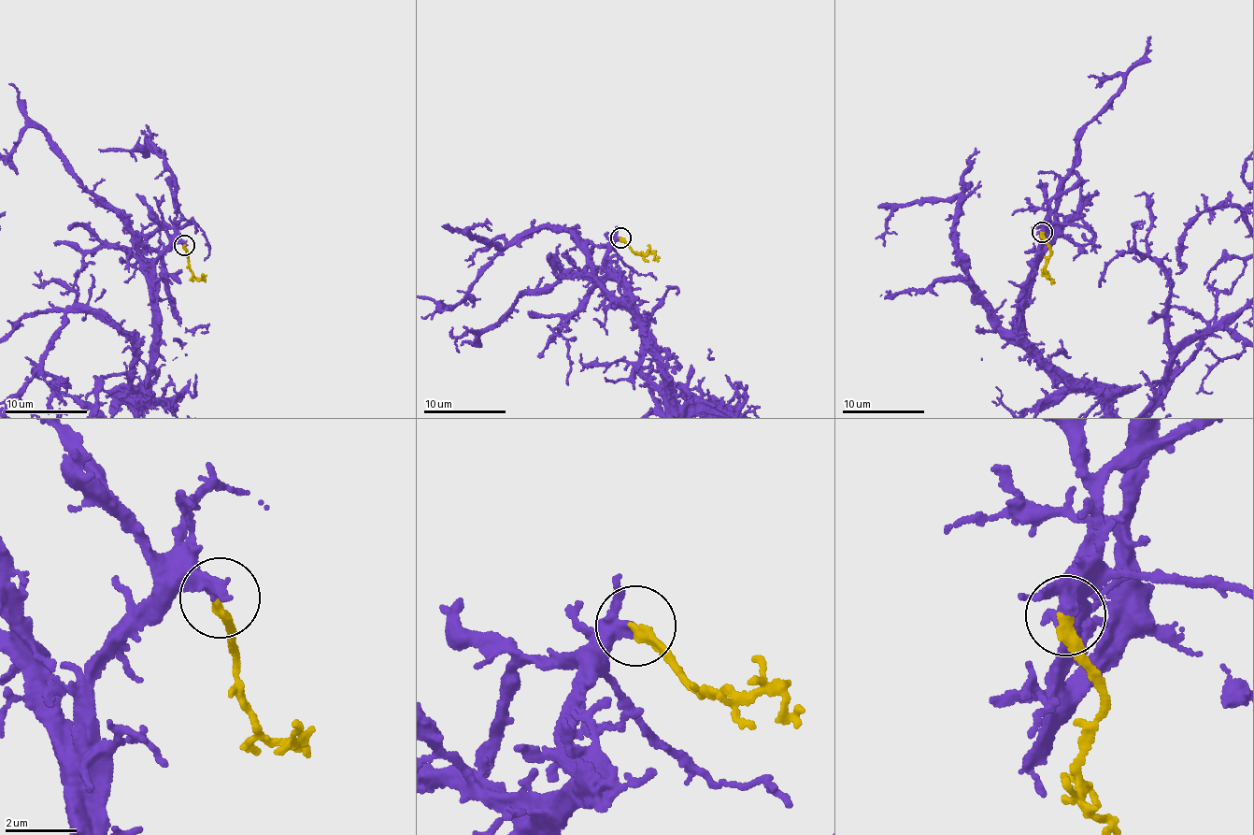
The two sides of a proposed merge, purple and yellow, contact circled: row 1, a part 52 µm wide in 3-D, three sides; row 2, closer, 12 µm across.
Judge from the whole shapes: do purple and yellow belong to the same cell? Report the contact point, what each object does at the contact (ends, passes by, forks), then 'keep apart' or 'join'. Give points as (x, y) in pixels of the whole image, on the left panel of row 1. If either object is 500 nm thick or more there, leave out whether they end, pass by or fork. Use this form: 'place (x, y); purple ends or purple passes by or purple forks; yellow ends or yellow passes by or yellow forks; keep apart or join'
place (184, 245); purple passes by; yellow ends; join

